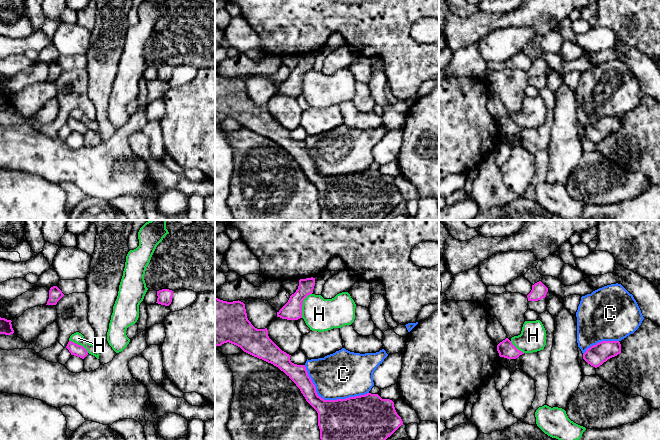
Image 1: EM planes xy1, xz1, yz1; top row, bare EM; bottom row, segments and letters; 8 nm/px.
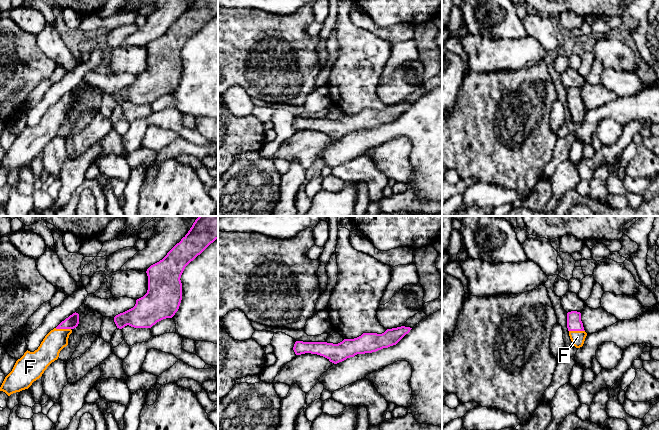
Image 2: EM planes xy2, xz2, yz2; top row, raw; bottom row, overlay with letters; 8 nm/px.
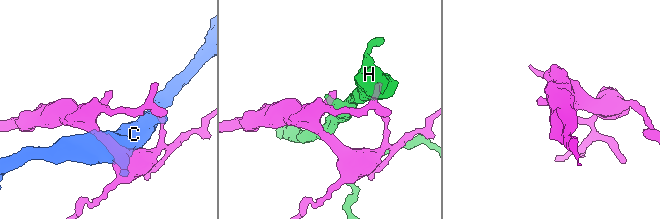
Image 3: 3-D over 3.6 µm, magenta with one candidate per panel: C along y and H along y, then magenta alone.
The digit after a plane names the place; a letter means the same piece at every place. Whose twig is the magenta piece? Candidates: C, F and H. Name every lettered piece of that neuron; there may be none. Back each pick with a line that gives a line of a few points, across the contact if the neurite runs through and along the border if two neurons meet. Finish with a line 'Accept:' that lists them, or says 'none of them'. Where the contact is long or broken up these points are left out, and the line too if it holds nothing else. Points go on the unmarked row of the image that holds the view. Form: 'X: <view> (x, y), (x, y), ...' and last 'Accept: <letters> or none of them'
F: yz2 (574, 99), (577, 106), (577, 113)
Accept: F

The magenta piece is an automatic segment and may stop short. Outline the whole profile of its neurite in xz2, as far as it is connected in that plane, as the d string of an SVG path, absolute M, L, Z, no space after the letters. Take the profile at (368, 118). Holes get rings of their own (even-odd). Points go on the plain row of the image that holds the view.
M401 102L387 105L382 110L363 109L357 114L344 115L338 120L296 117L293 126L296 131L317 130L337 140L357 130L372 129L396 121L411 105Z

